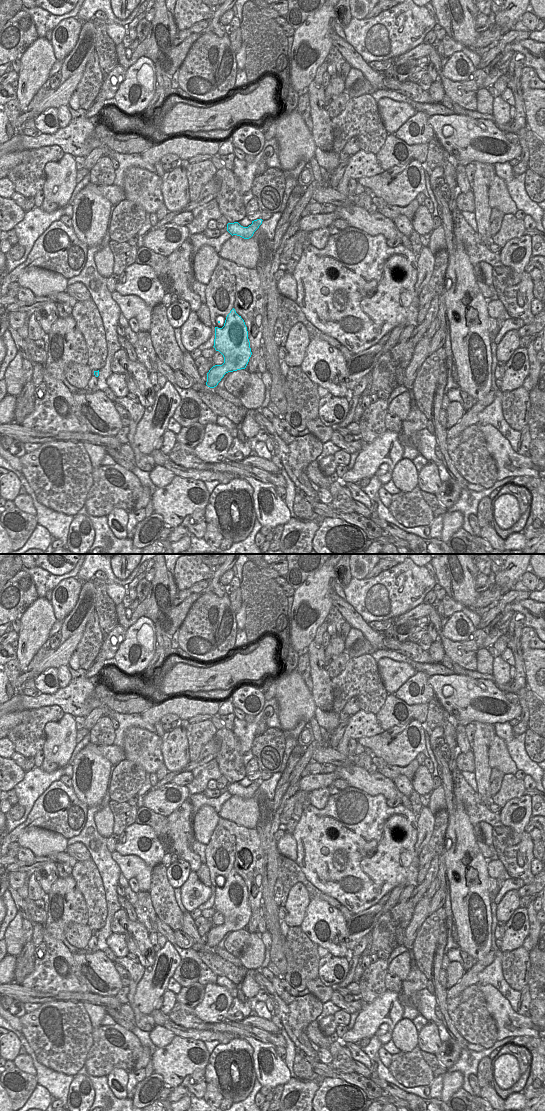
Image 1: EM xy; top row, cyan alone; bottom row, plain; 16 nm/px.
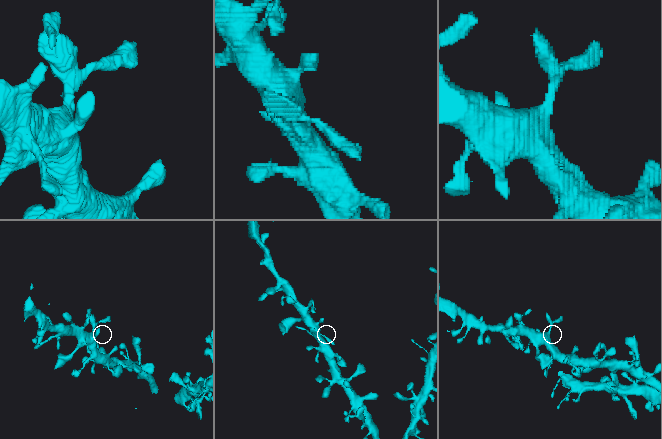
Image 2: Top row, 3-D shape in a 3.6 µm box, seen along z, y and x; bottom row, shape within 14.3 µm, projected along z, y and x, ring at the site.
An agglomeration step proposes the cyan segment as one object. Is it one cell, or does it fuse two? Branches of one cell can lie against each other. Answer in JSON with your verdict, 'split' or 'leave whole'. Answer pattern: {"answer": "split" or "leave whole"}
{"answer": "leave whole"}

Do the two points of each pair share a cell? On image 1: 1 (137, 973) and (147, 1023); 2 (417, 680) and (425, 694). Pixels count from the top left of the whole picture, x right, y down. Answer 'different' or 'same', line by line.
1: same
2: same

